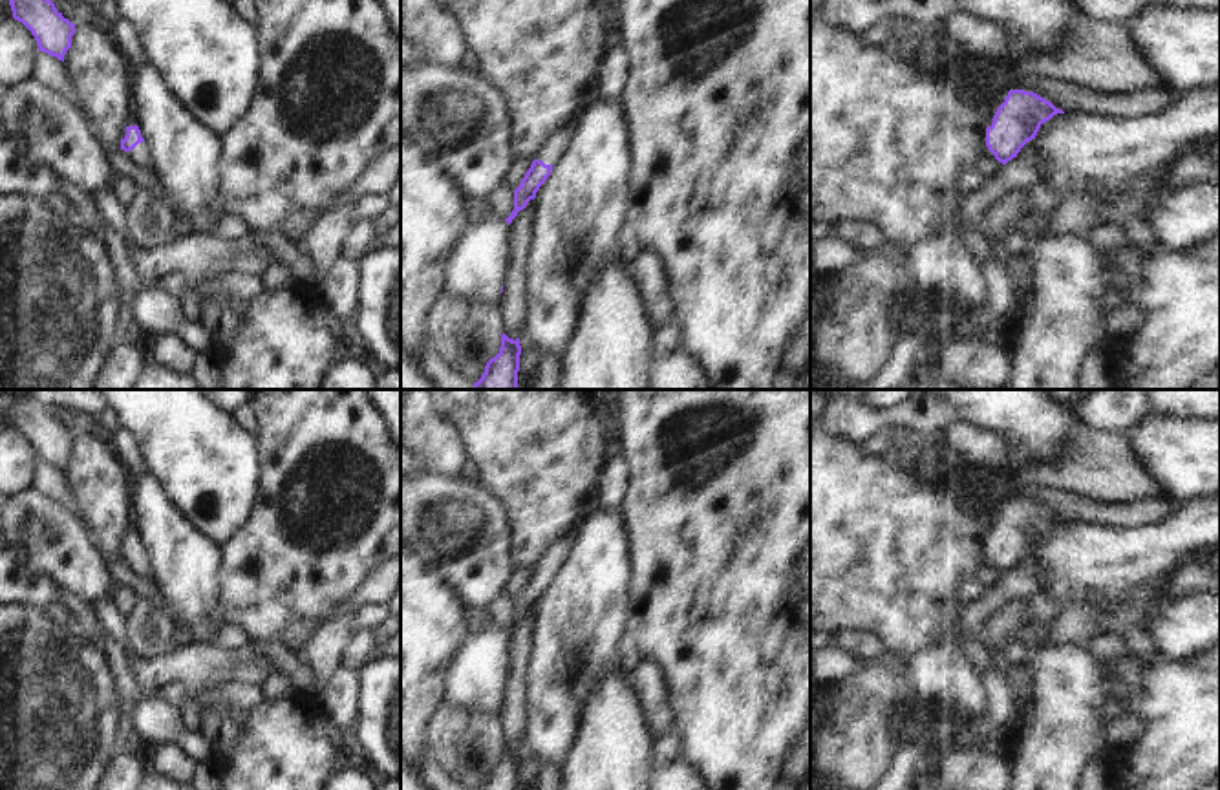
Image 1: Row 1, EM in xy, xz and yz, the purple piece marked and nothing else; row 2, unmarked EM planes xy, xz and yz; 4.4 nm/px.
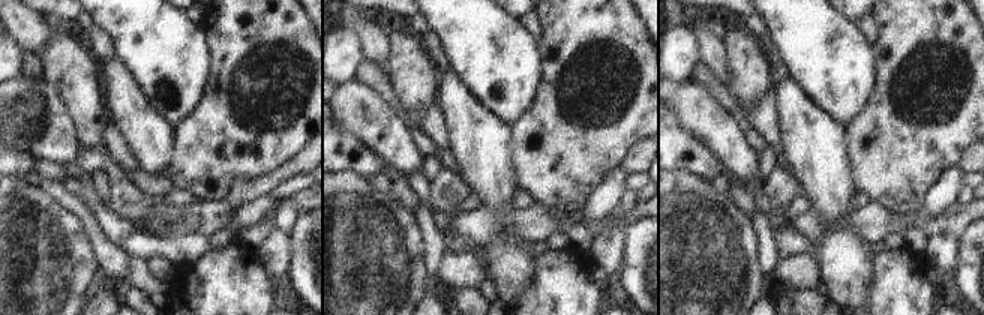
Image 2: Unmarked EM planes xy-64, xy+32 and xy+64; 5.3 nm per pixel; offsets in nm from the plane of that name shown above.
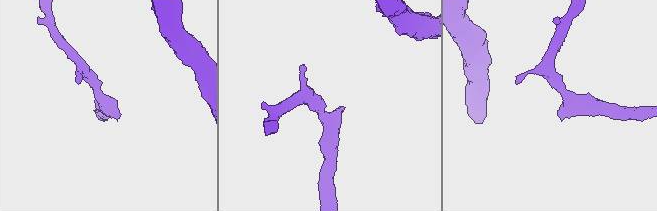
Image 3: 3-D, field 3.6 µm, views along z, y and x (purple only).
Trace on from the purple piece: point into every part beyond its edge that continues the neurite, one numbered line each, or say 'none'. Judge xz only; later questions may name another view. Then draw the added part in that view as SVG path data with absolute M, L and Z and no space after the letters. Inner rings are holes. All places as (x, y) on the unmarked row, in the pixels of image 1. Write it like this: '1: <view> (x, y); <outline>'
1: xz (553, 558); M573 532L556 539L534 565L534 569L552 574L562 567L573 545Z

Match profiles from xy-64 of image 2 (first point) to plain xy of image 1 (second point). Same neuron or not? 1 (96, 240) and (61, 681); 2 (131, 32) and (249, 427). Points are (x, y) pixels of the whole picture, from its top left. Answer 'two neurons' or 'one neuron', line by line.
1: two neurons
2: two neurons

